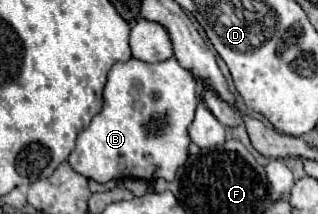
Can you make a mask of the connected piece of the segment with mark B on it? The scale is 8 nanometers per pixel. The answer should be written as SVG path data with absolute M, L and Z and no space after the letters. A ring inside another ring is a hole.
M131 57L129 61L119 61L111 67L103 99L103 111L97 113L91 119L91 125L77 137L77 145L69 155L71 169L97 183L109 183L119 177L135 177L143 181L163 177L173 181L177 169L189 157L191 139L187 129L195 119L195 109L199 105L193 73L183 69L175 57L159 63L147 63ZM161 135L171 139L165 163L157 163L157 159L149 155L149 141Z

